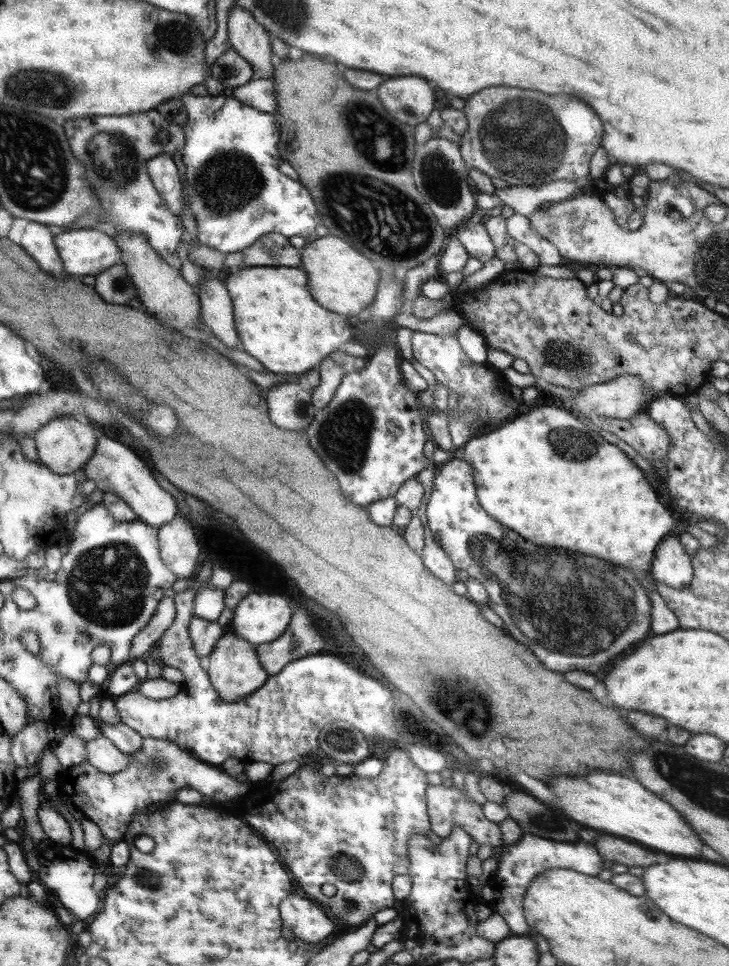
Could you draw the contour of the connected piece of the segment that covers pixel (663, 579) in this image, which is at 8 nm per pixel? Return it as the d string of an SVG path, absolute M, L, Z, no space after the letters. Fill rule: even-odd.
M668 534L656 546L650 572L656 584L683 590L692 580L690 556L685 554L678 538Z

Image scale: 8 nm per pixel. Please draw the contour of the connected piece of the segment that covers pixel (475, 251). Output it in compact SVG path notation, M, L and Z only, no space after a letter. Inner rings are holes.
M483 222L477 225L461 225L452 232L453 238L463 245L469 258L477 258L482 263L492 258L495 254L495 248L487 234Z

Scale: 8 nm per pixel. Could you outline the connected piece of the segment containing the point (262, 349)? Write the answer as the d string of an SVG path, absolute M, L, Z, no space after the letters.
M253 266L225 280L243 350L275 375L305 373L350 341L350 321L323 310L307 292L307 275L297 267Z

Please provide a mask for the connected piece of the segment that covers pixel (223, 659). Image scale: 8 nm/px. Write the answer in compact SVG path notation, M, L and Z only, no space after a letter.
M235 633L223 635L208 654L208 674L209 682L215 690L218 698L225 702L235 702L251 692L255 692L259 685L267 678L267 670L263 670L257 655L255 646L246 640L240 639Z

